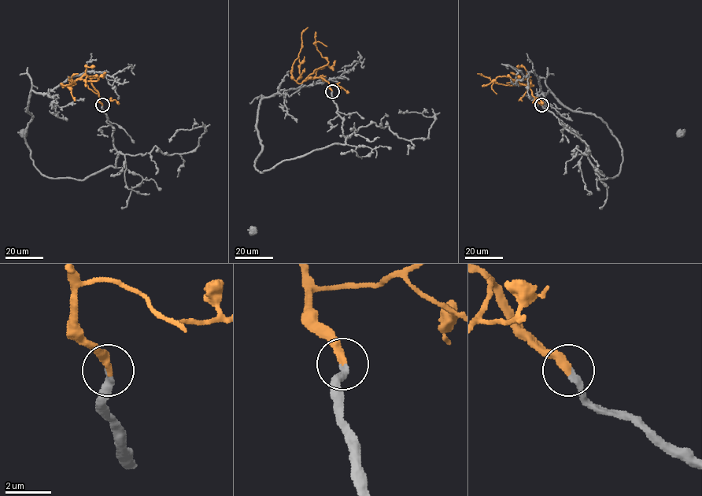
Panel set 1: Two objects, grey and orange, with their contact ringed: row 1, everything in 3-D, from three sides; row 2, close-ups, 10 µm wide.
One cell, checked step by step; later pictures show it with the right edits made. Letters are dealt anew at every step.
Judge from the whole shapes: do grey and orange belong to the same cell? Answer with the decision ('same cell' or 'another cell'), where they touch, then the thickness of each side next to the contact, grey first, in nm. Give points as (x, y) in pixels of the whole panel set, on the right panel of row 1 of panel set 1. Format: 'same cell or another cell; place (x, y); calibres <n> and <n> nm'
same cell; place (541, 105); calibres 240 and 360 nm

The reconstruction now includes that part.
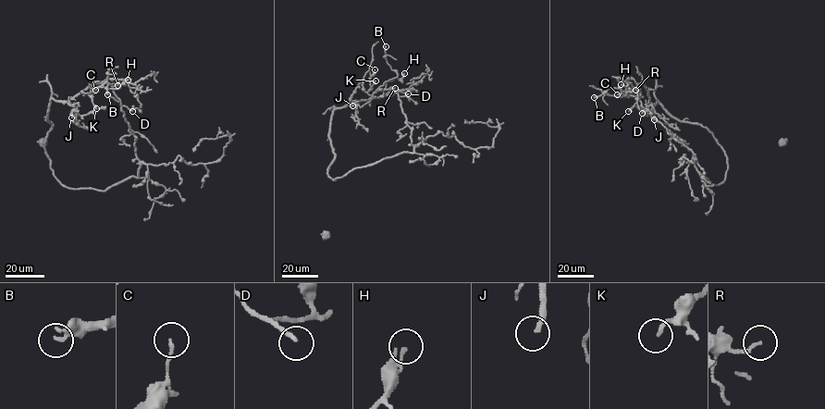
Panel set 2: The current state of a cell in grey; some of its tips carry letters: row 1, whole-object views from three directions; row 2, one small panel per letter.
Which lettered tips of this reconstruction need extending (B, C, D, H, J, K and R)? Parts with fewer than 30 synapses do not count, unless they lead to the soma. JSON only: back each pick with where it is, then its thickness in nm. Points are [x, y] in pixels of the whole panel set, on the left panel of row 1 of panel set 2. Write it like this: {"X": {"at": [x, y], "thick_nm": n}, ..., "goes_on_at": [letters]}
{"J": {"at": [71, 117], "thick_nm": 220}, "goes_on_at": ["J"]}

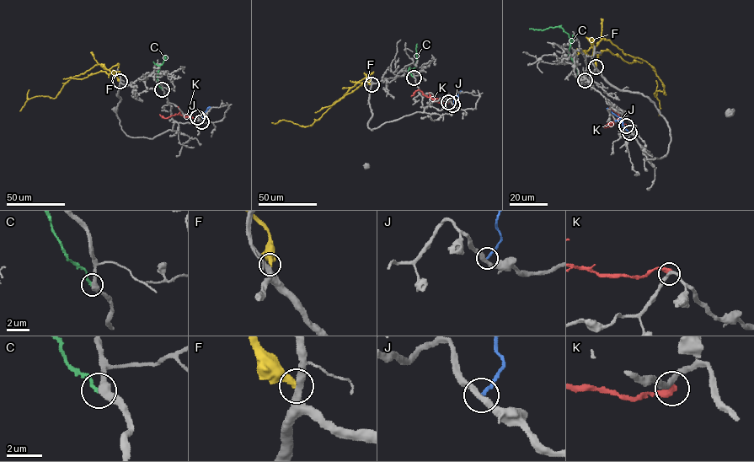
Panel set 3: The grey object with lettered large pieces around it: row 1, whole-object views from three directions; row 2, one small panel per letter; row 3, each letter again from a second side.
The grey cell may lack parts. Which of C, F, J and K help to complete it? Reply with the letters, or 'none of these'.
none of these

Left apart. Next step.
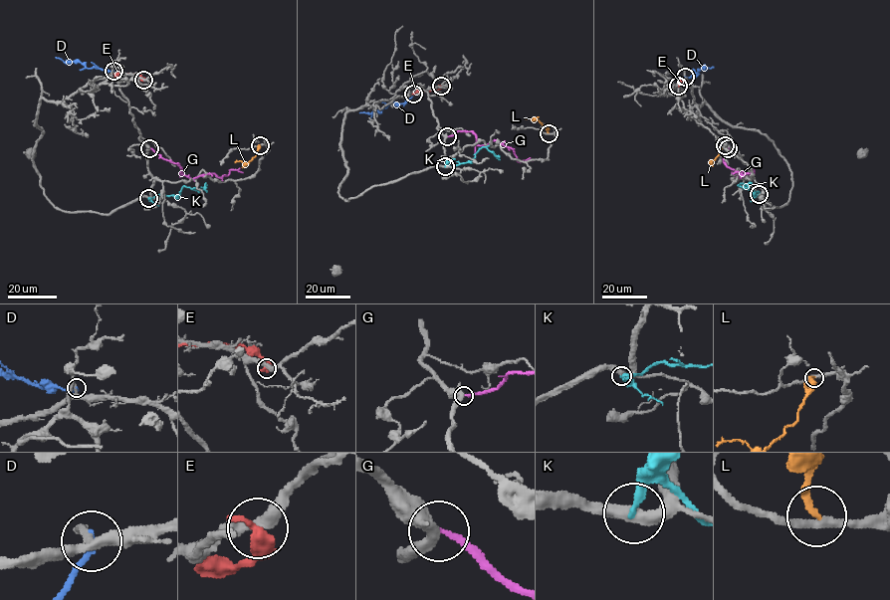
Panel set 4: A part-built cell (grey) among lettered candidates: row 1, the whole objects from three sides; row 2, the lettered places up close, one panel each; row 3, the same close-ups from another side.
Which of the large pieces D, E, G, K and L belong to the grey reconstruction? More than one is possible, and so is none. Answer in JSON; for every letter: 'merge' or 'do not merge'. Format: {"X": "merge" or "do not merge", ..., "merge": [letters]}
{"D": "do not merge", "E": "do not merge", "G": "do not merge", "K": "do not merge", "L": "merge", "merge": ["L"]}

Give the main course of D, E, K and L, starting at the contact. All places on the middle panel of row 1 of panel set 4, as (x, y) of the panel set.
D: (413, 94), (403, 103), (388, 104), (370, 113), (359, 112)
E: (441, 86), (435, 90), (411, 94)
K: (445, 166), (471, 162), (484, 146), (499, 158)
L: (549, 133), (537, 118), (525, 118)

